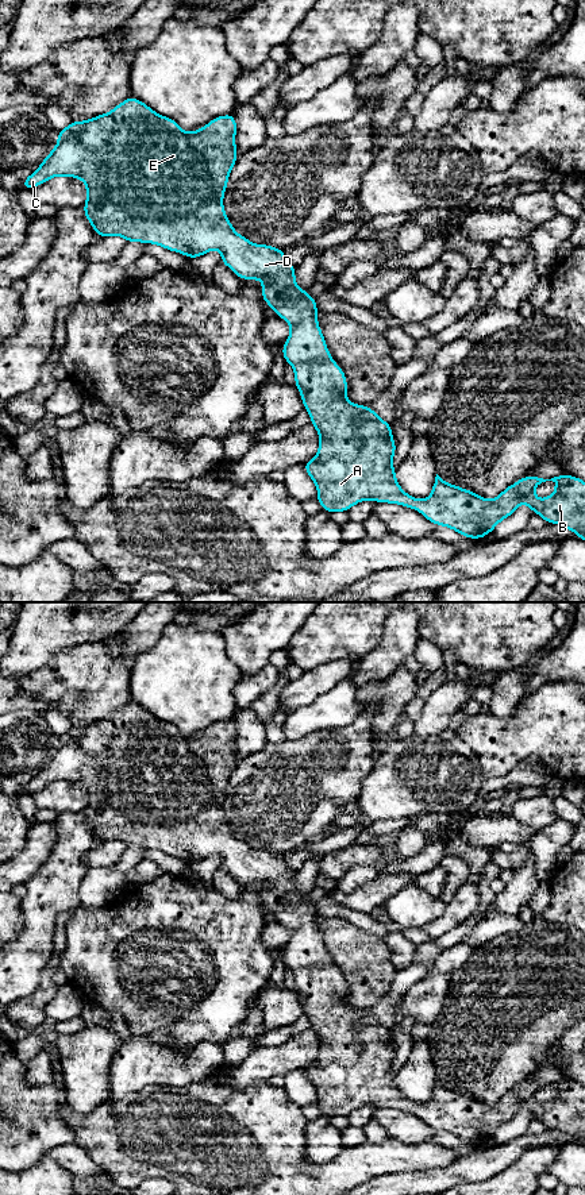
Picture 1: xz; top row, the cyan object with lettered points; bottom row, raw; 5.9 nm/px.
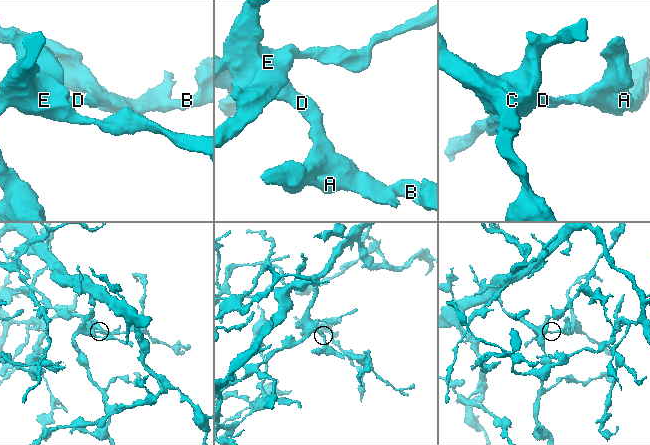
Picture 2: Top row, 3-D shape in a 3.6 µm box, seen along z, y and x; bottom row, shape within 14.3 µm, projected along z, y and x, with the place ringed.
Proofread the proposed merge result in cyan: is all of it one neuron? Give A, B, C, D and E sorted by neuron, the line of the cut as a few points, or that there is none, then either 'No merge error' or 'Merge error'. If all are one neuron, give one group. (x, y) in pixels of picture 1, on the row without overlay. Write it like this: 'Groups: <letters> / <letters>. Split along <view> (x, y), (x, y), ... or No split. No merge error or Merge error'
Groups: A B C D E. No split. No merge error

